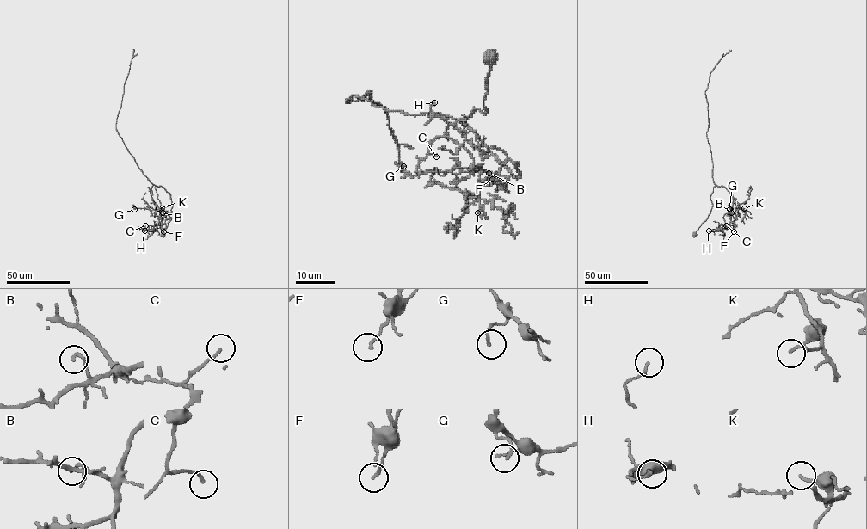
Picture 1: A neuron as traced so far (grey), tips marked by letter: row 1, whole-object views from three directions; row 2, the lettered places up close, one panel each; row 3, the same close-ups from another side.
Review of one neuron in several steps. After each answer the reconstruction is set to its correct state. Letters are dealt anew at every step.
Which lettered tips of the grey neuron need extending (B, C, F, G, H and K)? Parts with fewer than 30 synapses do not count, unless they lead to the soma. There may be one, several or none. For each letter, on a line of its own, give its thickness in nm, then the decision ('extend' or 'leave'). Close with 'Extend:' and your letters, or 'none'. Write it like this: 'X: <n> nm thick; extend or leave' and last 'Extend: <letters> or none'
B: 130 nm thick; leave
C: 140 nm thick; leave
F: 130 nm thick; leave
G: 140 nm thick; leave
H: 140 nm thick; leave
K: 140 nm thick; leave
Extend: none

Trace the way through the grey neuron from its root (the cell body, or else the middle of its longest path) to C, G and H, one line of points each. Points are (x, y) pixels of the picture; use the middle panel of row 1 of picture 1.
C: (491, 56), (487, 111), (474, 107), (465, 120), (520, 176), (494, 146), (482, 152), (439, 136), (436, 156)
G: (491, 56), (487, 111), (474, 107), (465, 120), (520, 176), (509, 160), (496, 174), (410, 175), (403, 166)
H: (491, 56), (487, 111), (474, 107), (465, 120), (519, 177), (502, 150), (482, 152), (438, 117), (434, 102)

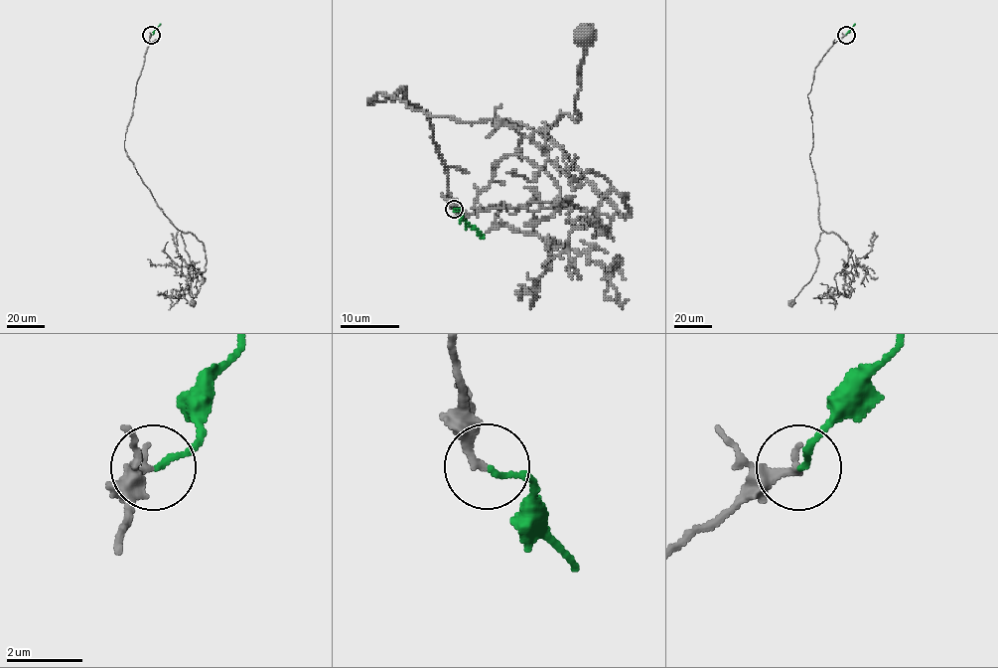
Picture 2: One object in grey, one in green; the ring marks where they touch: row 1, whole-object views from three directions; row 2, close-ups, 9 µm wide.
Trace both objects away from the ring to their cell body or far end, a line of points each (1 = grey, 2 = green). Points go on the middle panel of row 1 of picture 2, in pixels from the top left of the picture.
1: (454, 209), (423, 109), (404, 87), (367, 103), (379, 93), (549, 137), (561, 111), (580, 117), (586, 34)
2: (454, 209), (484, 239)

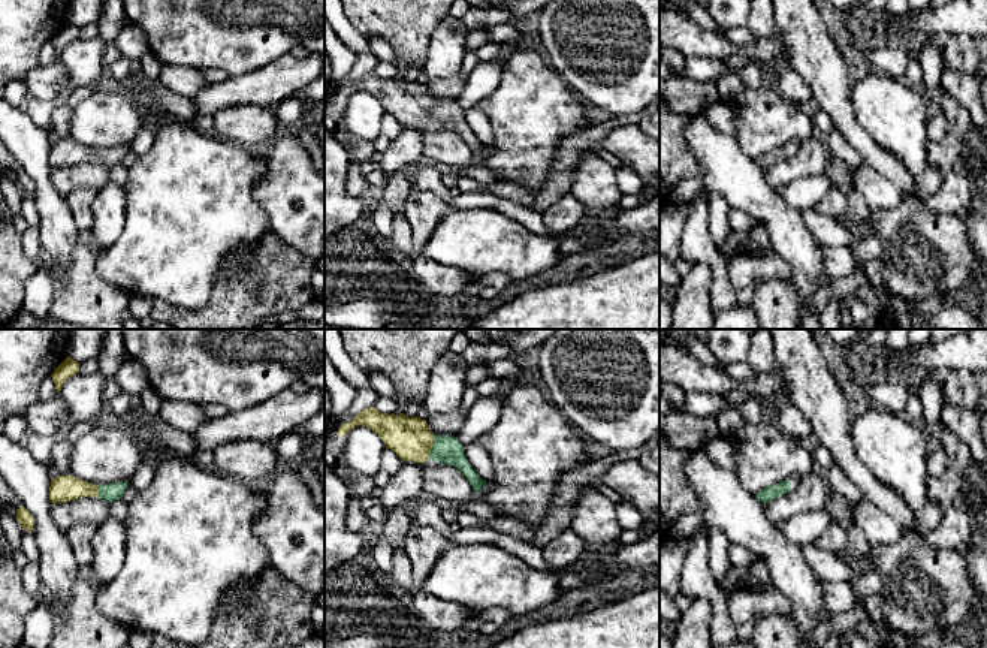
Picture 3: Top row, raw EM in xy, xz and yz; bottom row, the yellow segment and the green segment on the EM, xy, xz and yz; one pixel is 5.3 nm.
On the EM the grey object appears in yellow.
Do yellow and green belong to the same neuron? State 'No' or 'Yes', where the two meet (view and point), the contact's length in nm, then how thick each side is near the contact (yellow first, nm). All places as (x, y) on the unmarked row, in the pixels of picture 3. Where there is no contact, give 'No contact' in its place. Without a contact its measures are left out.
Yes. Touches yellow at xz (431, 111). Shared border 140 nm. Thickness 220 nm (yellow) against 150 nm

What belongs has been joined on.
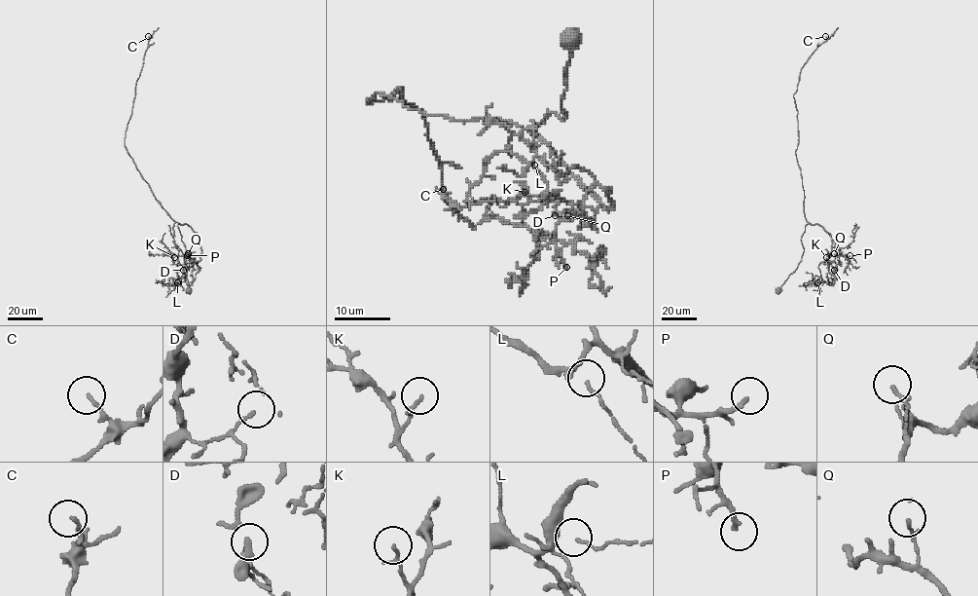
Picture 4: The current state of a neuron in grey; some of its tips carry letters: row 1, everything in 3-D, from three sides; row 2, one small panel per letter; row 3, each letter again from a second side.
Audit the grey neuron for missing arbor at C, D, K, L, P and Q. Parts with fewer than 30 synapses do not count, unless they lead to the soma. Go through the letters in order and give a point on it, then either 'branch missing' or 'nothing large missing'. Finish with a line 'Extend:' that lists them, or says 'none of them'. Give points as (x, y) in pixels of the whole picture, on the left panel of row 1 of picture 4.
C: (148, 36) | nothing large missing
D: (183, 270) | nothing large missing
K: (174, 257) | nothing large missing
L: (177, 282) | nothing large missing
P: (187, 255) | branch missing
Q: (188, 253) | nothing large missing
Extend: P

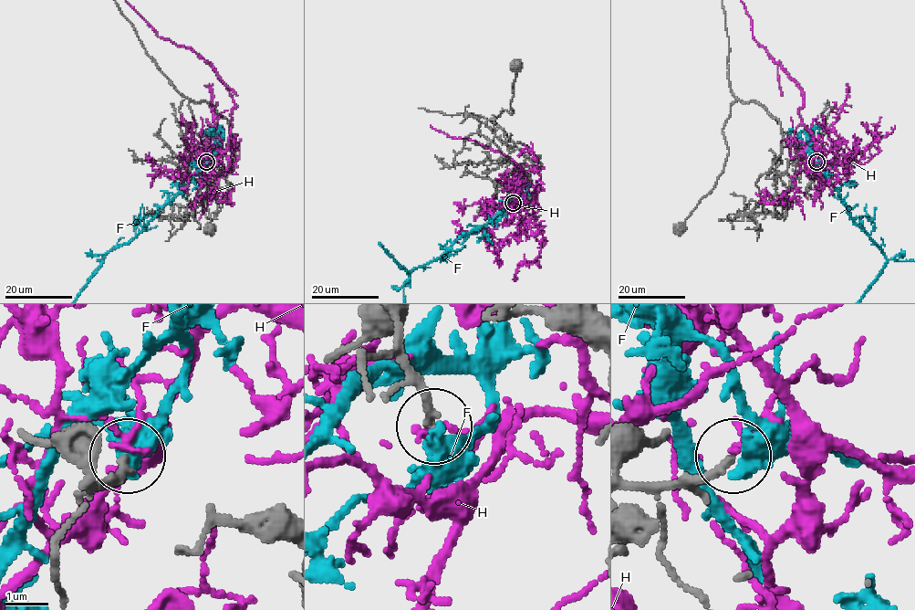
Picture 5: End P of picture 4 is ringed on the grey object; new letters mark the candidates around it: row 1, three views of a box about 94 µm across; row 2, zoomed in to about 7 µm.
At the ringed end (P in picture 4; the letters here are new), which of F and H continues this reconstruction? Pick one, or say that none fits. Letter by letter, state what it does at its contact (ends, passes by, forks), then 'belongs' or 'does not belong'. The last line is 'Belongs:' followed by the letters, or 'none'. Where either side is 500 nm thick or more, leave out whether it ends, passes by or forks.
F: it ends | does not belong
H: it ends | does not belong
Belongs: none

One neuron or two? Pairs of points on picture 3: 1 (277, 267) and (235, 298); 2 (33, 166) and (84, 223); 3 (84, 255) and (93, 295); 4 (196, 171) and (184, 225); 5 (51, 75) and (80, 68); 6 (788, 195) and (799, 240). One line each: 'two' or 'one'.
1: one
2: two
3: one
4: one
5: two
6: two

